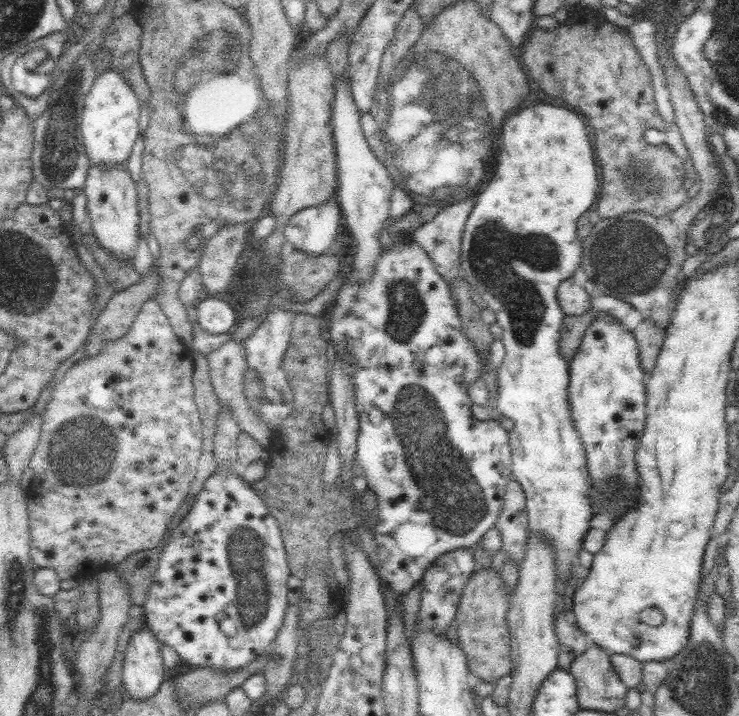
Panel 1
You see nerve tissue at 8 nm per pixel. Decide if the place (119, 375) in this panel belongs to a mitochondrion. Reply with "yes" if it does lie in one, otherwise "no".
no

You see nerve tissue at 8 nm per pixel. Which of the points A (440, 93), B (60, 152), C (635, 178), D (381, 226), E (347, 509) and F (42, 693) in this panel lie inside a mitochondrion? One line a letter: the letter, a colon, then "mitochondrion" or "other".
A: mitochondrion
B: mitochondrion
C: mitochondrion
D: other
E: mitochondrion
F: mitochondrion

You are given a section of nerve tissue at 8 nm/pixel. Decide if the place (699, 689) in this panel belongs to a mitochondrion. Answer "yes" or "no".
yes

